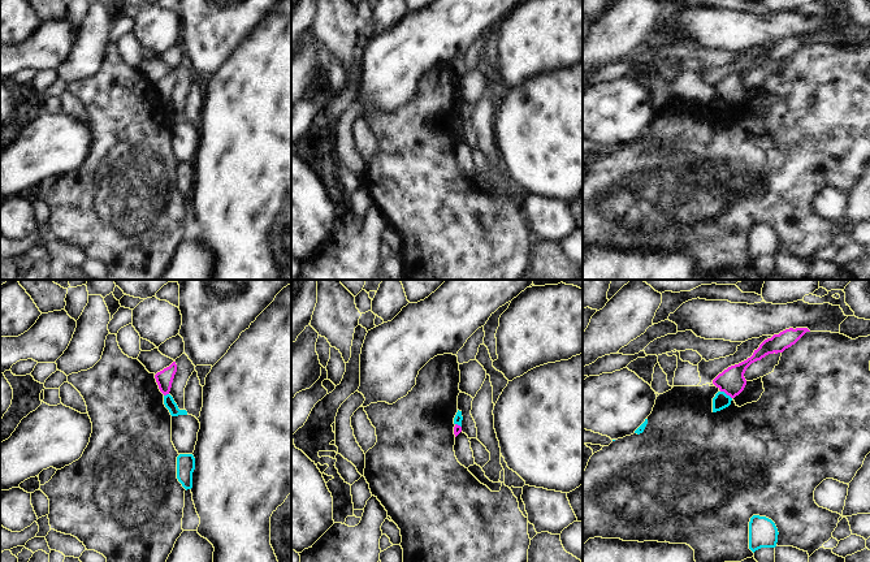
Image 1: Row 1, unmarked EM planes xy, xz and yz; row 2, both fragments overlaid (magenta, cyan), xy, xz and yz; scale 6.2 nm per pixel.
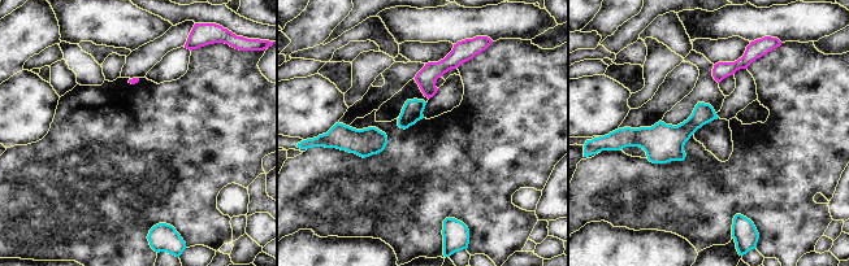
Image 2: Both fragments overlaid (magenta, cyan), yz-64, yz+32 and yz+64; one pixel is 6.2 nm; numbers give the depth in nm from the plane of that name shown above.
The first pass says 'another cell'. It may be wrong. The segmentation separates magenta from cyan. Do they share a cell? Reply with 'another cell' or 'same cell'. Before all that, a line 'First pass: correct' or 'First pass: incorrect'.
First pass: correct
another cell

